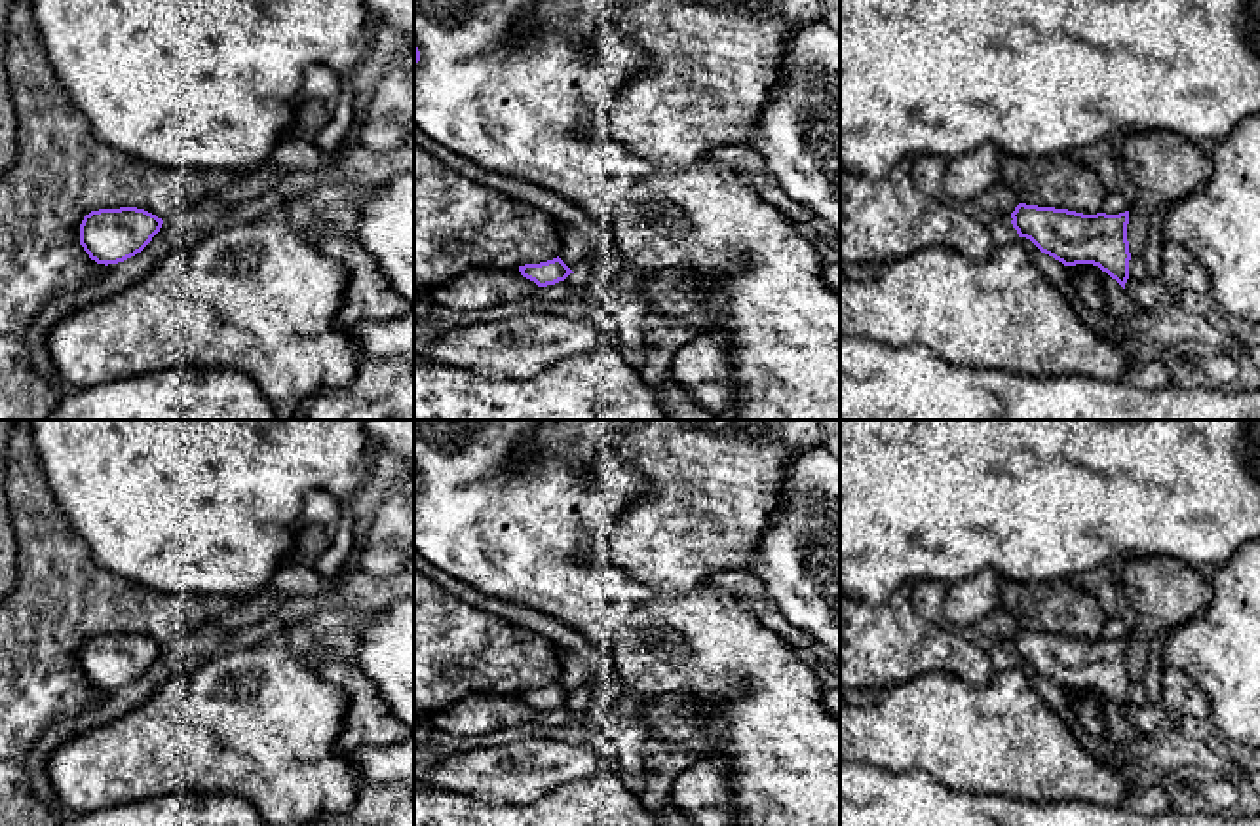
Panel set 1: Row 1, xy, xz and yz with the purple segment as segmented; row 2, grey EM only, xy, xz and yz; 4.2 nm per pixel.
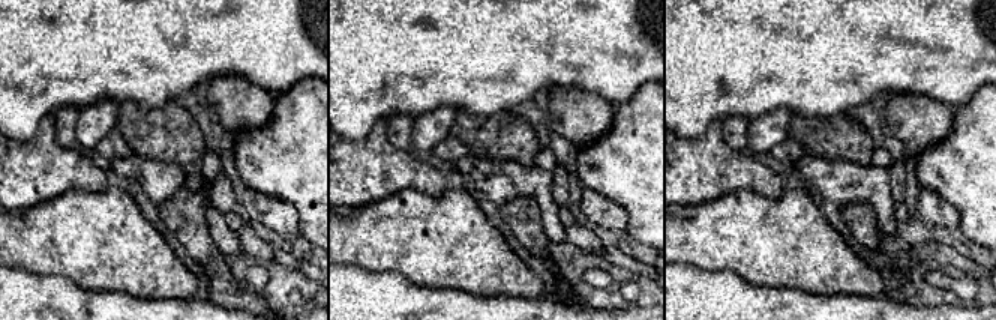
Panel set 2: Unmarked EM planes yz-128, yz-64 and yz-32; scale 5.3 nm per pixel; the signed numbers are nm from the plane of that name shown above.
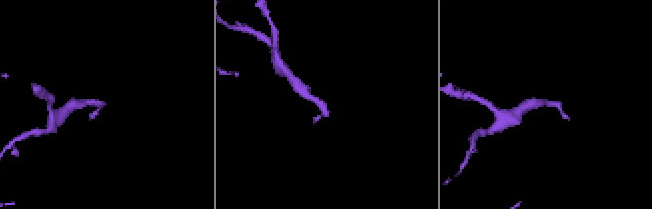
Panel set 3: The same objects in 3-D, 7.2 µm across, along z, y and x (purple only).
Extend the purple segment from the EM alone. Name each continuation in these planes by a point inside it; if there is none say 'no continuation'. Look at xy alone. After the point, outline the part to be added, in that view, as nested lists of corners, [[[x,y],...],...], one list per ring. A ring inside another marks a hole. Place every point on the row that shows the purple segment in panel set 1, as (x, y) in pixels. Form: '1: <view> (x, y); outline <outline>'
no continuation

